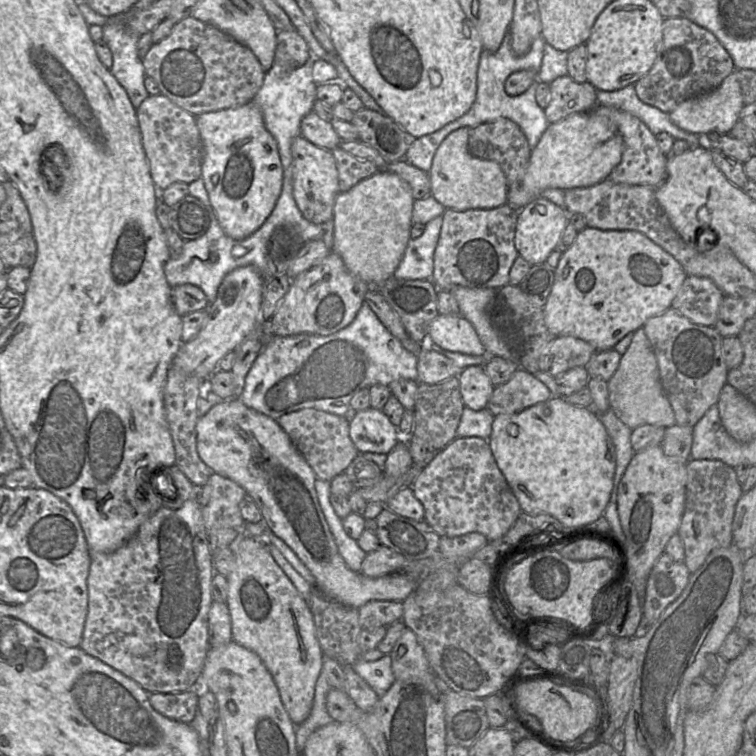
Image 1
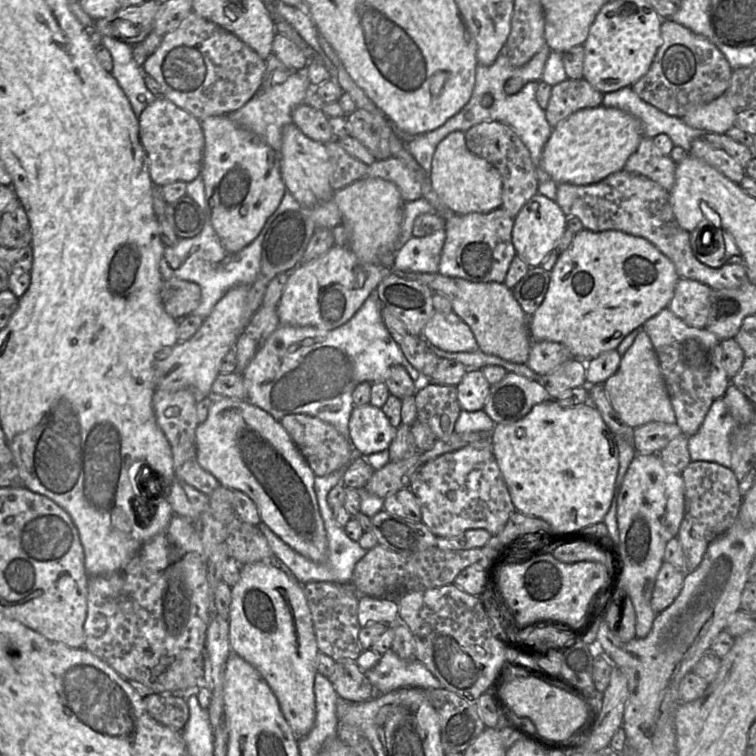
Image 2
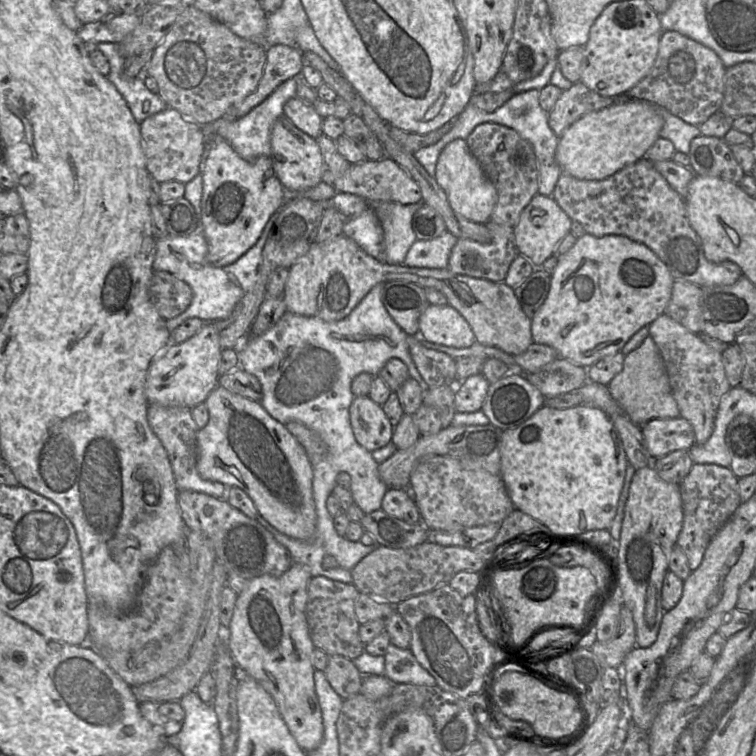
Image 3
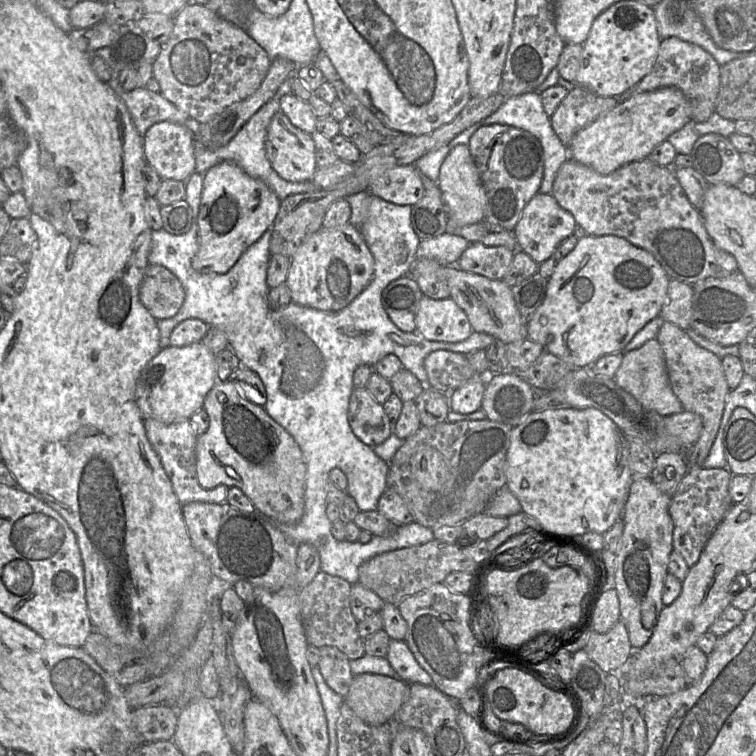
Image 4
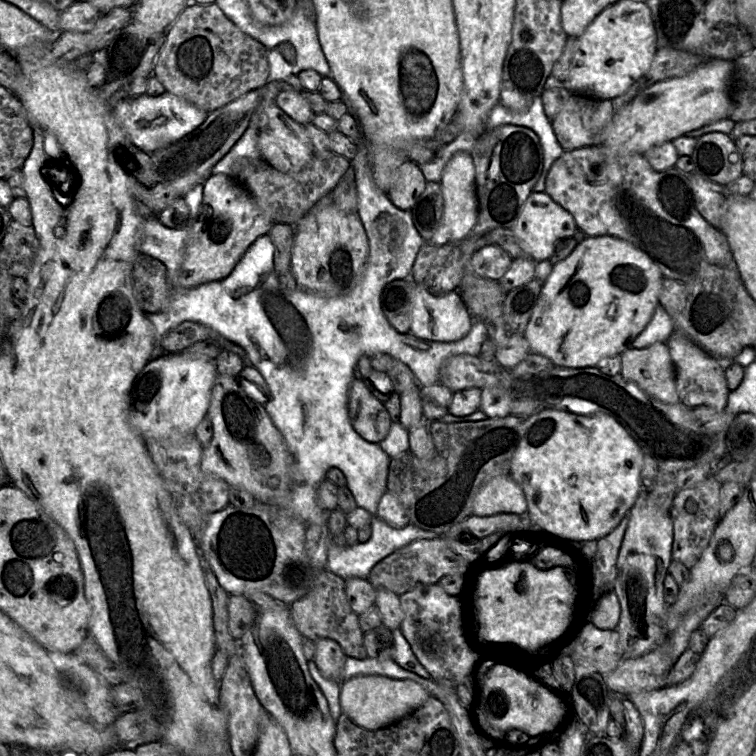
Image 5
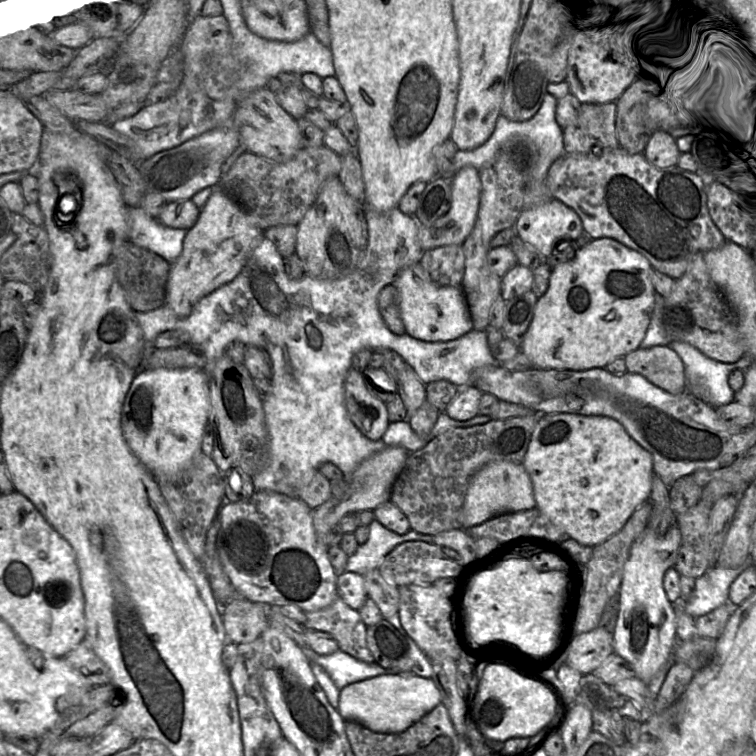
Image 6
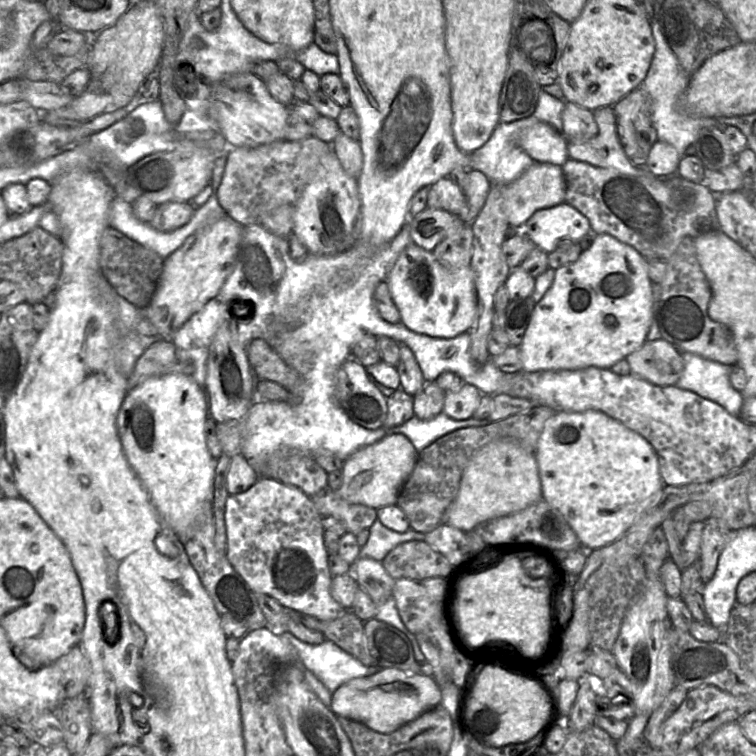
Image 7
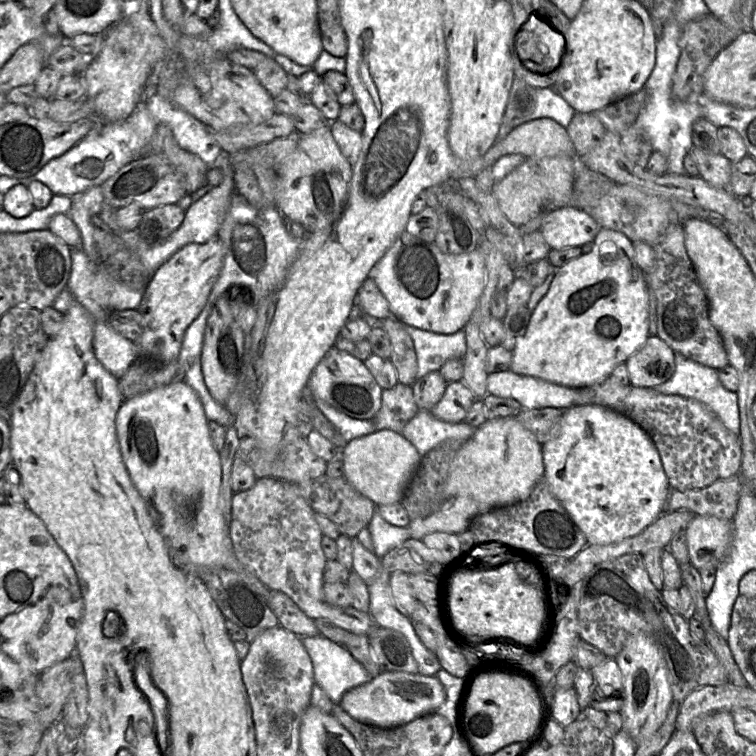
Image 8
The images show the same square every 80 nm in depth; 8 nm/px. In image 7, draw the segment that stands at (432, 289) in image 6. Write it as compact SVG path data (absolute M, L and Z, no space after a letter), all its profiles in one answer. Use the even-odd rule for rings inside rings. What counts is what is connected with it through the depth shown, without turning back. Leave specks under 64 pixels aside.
M412 242L399 255L385 281L399 311L400 322L411 331L450 339L468 332L472 327L477 296L470 266L448 270L437 261L432 251Z

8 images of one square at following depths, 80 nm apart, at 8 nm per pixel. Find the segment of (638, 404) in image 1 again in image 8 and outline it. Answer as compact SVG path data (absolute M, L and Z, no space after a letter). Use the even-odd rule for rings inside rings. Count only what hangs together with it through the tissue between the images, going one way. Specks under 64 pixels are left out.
M658 335L649 336L644 345L626 360L630 384L638 387L653 388L666 382L674 374L675 355L676 352Z

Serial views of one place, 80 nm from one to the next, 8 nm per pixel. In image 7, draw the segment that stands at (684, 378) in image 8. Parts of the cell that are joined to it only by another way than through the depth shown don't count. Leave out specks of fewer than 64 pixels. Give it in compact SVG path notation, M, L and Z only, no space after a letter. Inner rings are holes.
M679 350L679 353L684 361L684 369L674 386L692 391L705 399L719 404L730 415L739 417L743 397L739 391L732 387L729 380L729 375L734 365L722 364L683 350Z

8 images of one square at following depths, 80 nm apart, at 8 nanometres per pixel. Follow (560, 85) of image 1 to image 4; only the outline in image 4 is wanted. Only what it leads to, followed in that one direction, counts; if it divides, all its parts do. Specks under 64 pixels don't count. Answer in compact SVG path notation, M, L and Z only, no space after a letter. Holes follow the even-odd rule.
M575 85L550 116L550 123L561 142L568 146L580 130L612 110L618 102L619 98L602 97Z

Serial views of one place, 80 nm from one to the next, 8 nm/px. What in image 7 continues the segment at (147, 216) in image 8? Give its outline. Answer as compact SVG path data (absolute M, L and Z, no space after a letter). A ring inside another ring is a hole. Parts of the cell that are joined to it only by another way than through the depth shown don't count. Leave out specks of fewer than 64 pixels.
M166 202L158 206L149 224L158 231L171 232L186 225L194 212L191 202Z

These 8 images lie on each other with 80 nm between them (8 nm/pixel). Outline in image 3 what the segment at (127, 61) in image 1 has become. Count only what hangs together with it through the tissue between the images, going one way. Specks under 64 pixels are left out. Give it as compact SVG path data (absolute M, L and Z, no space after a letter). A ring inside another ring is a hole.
M99 43L96 49L108 59L110 72L107 78L122 95L138 124L169 107L158 94L146 88L143 77L130 78L124 74L125 59L119 54L118 43Z

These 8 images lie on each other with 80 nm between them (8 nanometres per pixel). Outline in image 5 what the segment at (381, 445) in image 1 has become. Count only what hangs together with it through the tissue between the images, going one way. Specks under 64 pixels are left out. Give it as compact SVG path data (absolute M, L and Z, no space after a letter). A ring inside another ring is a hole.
M354 378L350 384L348 415L354 430L367 442L379 444L390 431L392 421L384 403L372 395L363 379Z

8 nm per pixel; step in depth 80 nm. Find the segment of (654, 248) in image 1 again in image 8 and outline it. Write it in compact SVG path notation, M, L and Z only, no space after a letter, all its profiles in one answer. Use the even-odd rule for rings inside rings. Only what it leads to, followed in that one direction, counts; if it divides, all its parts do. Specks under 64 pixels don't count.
M601 228L590 253L557 268L548 292L532 313L526 333L517 340L510 370L572 389L591 387L639 350L649 337L647 284L635 261L633 243L622 232Z

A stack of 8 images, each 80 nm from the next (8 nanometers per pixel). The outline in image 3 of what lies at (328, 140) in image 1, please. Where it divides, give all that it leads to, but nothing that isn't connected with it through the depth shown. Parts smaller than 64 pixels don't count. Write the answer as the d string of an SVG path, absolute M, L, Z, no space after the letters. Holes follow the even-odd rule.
M298 97L290 98L283 107L283 114L300 130L317 139L322 135L323 118L312 104L303 102Z

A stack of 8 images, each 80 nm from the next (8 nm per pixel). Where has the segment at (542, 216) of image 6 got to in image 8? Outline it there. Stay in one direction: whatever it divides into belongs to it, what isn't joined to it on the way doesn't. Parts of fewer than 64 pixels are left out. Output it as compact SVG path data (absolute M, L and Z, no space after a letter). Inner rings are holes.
M568 205L546 213L540 232L550 249L582 247L594 240L601 227L581 209Z

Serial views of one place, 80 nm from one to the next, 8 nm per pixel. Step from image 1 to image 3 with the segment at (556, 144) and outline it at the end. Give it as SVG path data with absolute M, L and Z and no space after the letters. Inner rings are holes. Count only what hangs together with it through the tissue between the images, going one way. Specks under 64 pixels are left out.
M619 100L582 116L559 137L556 160L562 171L577 179L599 181L645 158L664 125L658 108L662 107L648 101Z

